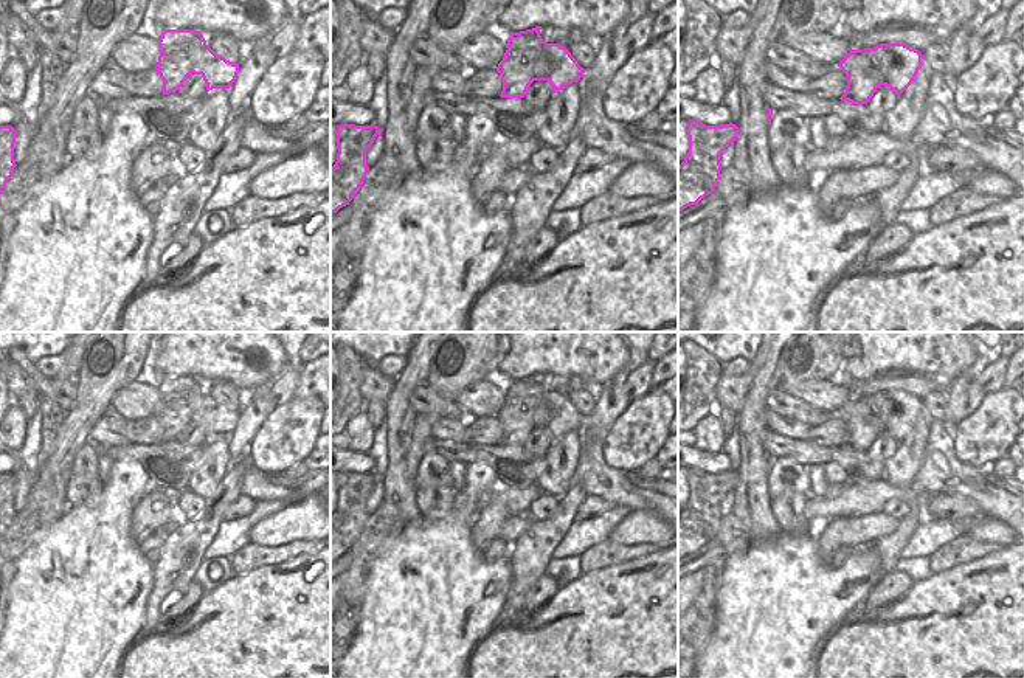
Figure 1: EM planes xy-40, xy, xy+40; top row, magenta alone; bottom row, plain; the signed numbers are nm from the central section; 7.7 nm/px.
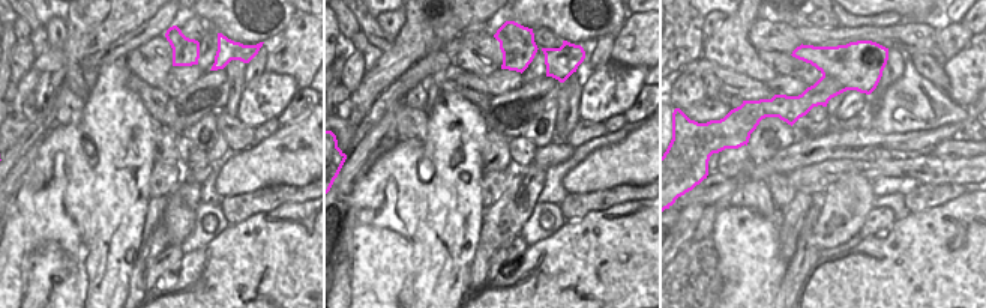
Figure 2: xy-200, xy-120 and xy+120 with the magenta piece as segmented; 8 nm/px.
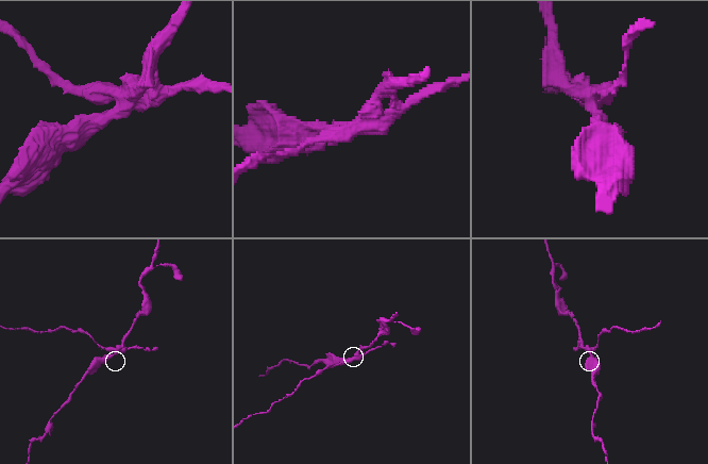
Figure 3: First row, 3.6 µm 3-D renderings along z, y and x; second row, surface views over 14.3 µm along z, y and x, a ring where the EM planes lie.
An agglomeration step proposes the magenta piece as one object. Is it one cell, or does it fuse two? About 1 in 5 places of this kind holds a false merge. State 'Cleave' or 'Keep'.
Cleave.

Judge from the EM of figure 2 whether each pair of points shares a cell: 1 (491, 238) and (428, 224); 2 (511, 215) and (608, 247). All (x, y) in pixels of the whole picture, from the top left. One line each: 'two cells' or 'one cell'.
1: two cells
2: two cells

